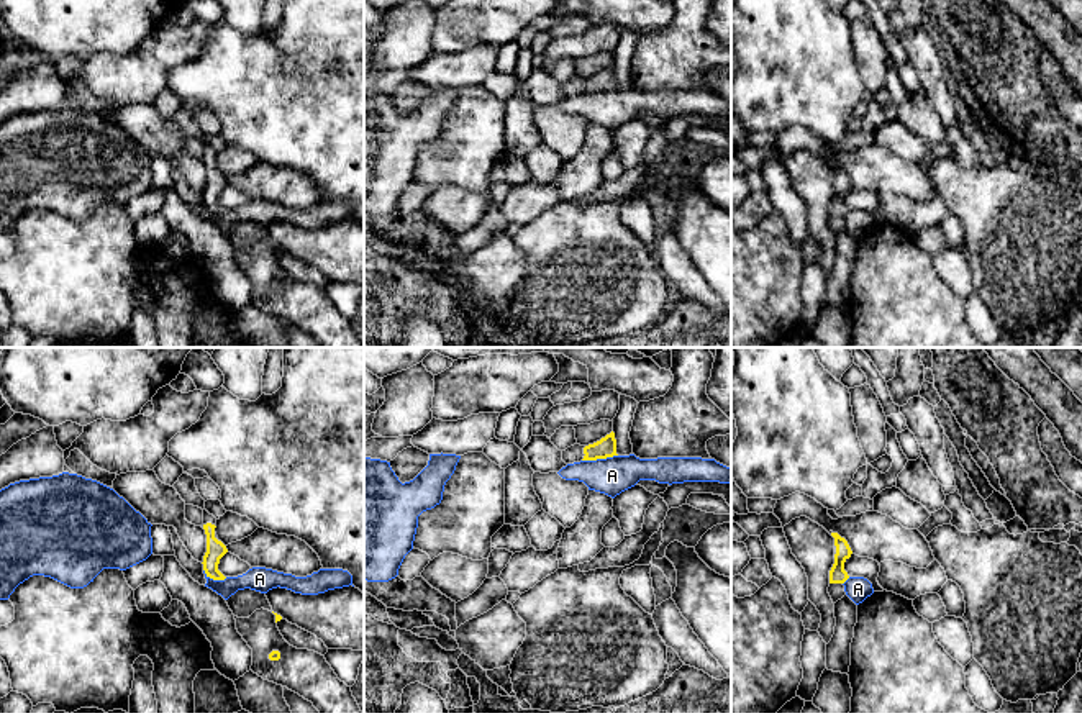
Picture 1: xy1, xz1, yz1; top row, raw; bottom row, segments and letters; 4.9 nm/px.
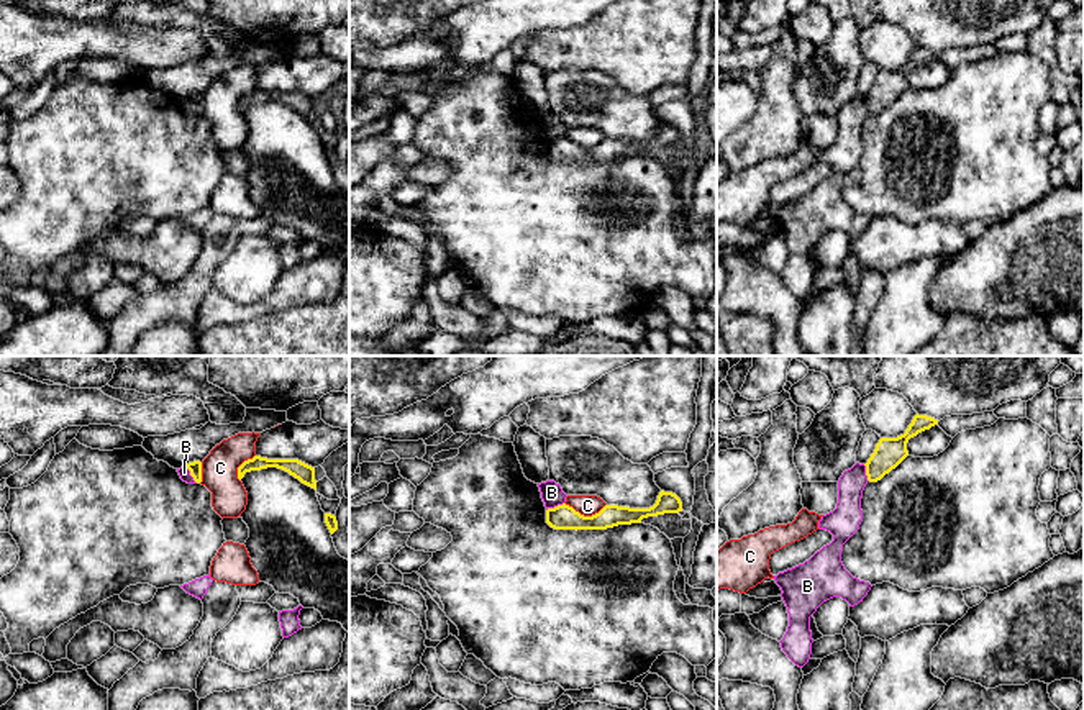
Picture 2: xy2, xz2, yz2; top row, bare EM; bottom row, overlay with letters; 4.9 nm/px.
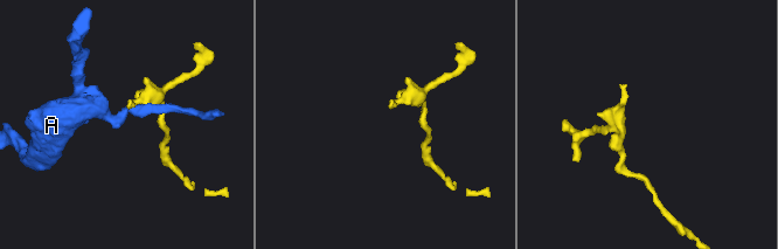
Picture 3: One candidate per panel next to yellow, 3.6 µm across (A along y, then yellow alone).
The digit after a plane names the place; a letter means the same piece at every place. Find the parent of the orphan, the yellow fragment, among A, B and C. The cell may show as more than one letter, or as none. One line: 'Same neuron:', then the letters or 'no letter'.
Same neuron: no letter

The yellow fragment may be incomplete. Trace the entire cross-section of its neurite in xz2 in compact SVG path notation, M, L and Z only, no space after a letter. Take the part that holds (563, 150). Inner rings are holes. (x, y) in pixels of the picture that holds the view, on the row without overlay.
M661 123L649 141L630 141L605 138L599 146L584 149L562 136L546 143L546 156L554 162L607 162L618 157L641 156L643 151L682 144L681 131L672 125Z

